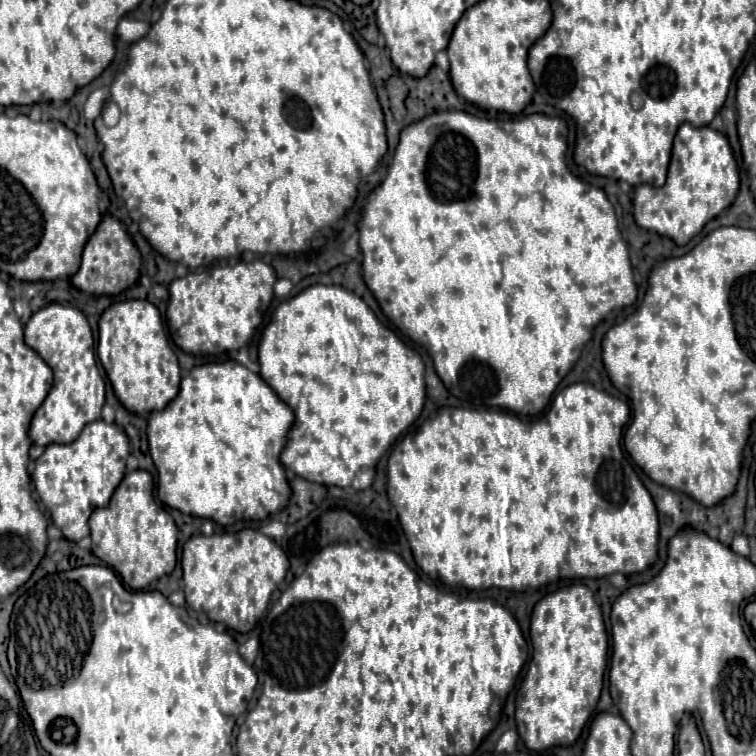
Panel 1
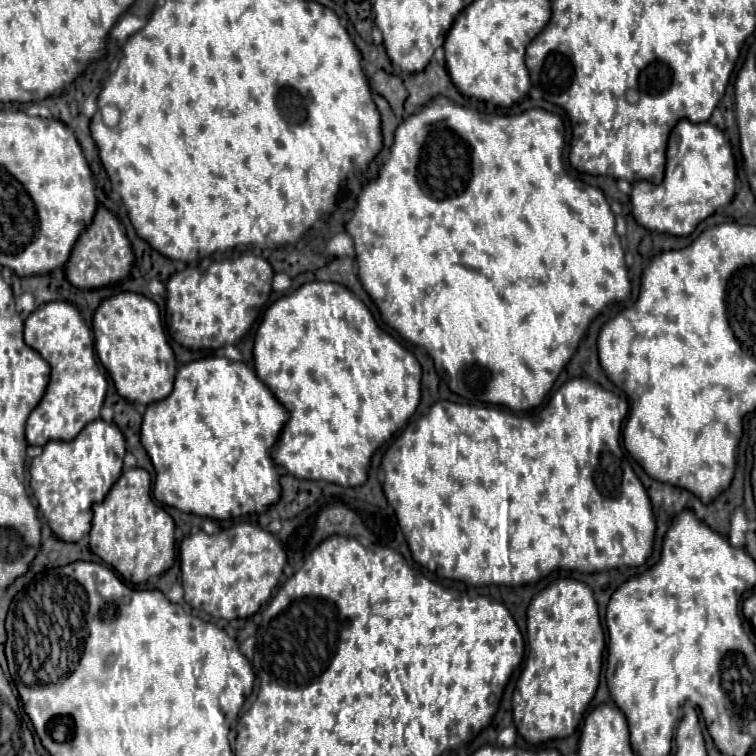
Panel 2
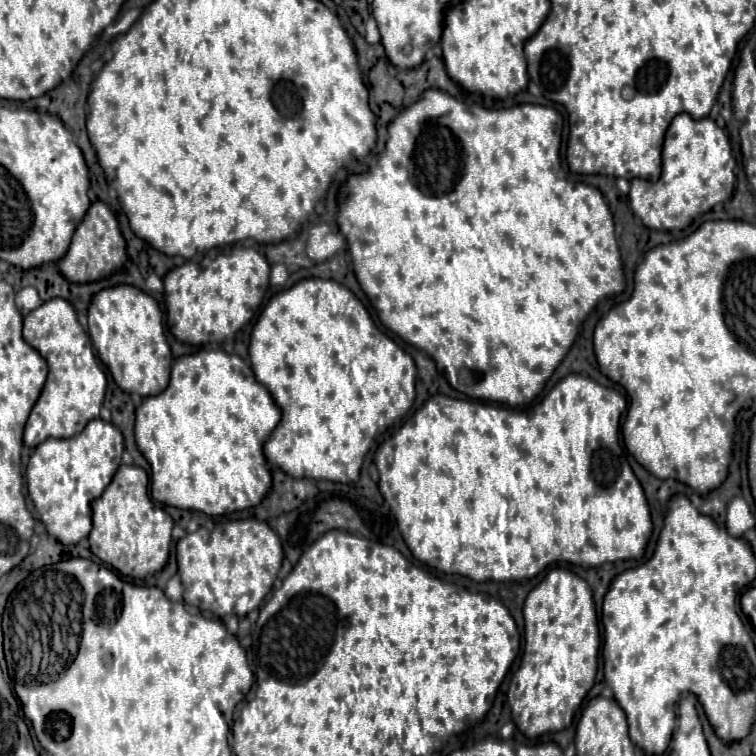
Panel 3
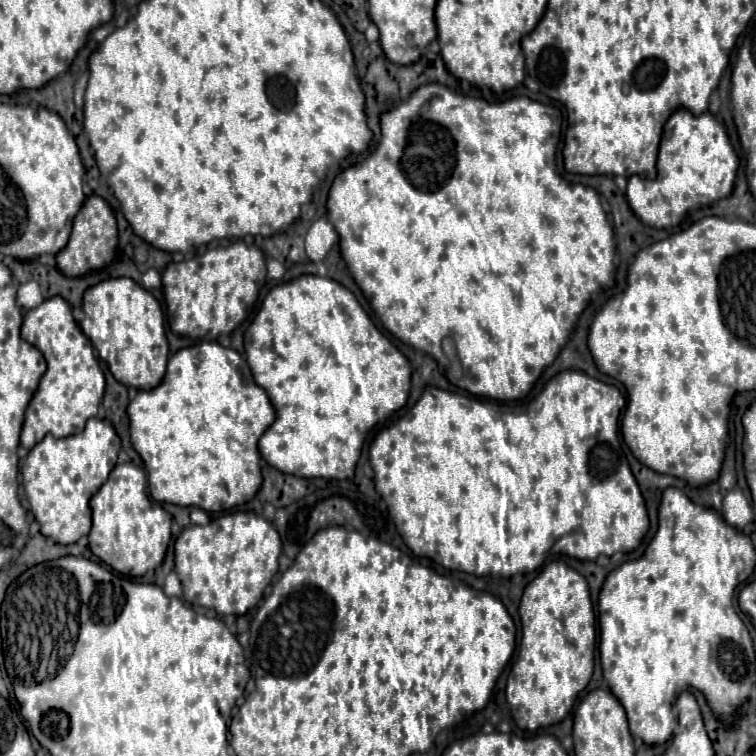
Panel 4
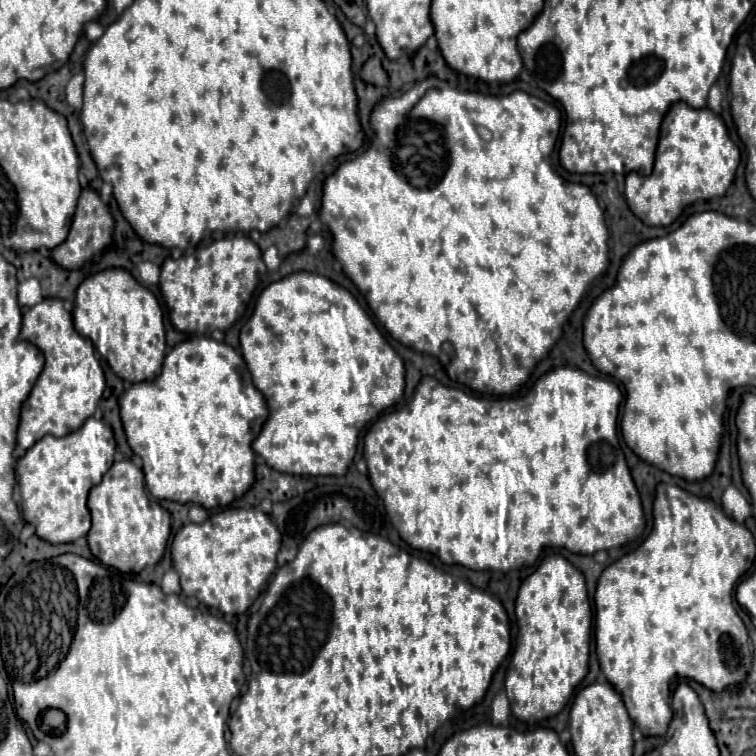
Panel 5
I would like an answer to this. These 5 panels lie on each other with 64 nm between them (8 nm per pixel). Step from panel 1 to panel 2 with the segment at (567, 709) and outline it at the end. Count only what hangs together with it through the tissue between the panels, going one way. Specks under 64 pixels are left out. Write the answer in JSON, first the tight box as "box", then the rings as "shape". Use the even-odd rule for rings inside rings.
{"box":[512,576,604,744],"shape":[[[558,576],[540,590],[532,598],[526,616],[530,652],[512,692],[512,714],[518,734],[530,744],[540,744],[570,736],[580,724],[598,688],[604,630],[592,590],[574,578]]]}

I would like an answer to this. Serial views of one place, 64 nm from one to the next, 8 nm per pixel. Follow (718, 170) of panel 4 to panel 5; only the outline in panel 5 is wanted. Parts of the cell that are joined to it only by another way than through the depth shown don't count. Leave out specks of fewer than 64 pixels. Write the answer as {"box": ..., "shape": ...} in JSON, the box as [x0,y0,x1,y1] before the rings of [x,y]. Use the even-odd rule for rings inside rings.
{"box":[624,102,738,226],"shape":[[[676,102],[662,120],[652,174],[640,176],[636,172],[628,172],[624,196],[630,210],[644,224],[670,226],[688,204],[724,196],[734,180],[738,162],[738,146],[730,139],[724,122],[712,110],[692,108],[686,102]]]}

